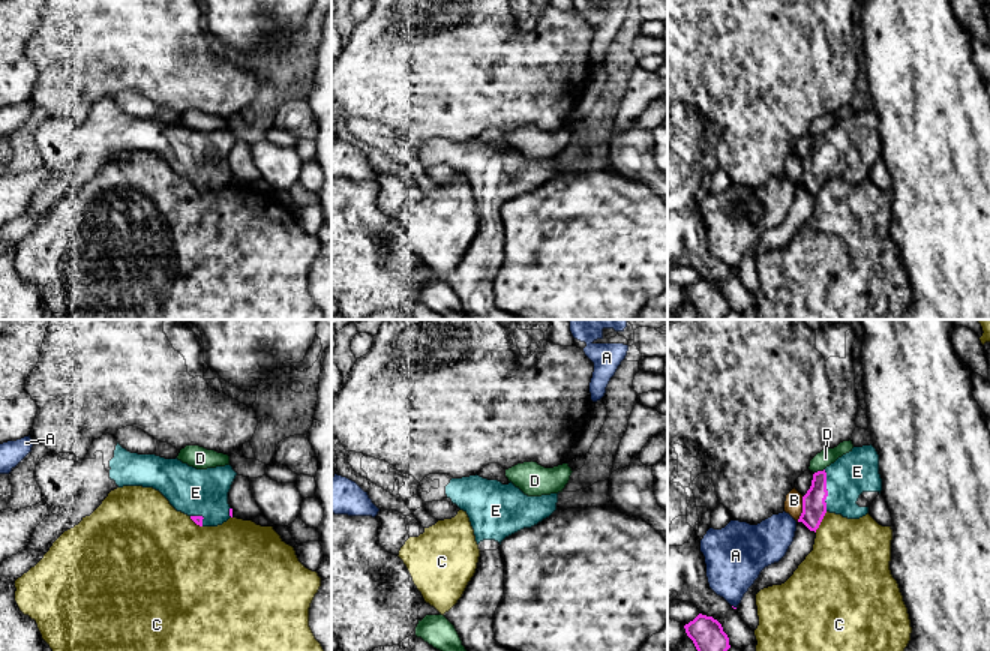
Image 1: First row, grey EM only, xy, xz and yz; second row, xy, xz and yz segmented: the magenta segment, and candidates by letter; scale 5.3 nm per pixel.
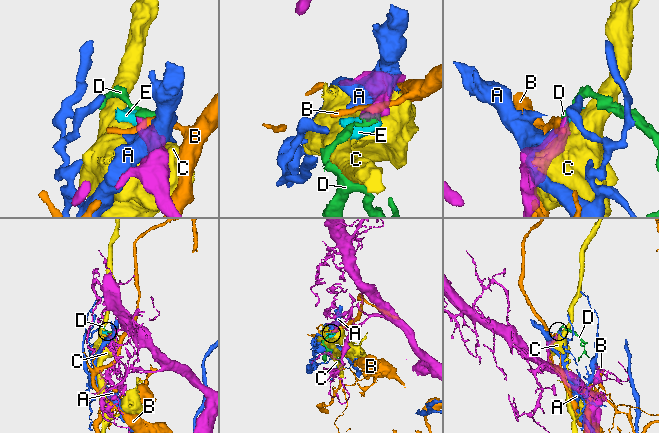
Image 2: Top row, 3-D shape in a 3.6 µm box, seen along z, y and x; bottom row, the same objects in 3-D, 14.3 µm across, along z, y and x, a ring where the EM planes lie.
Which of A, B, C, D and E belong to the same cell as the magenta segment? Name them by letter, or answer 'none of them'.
E

